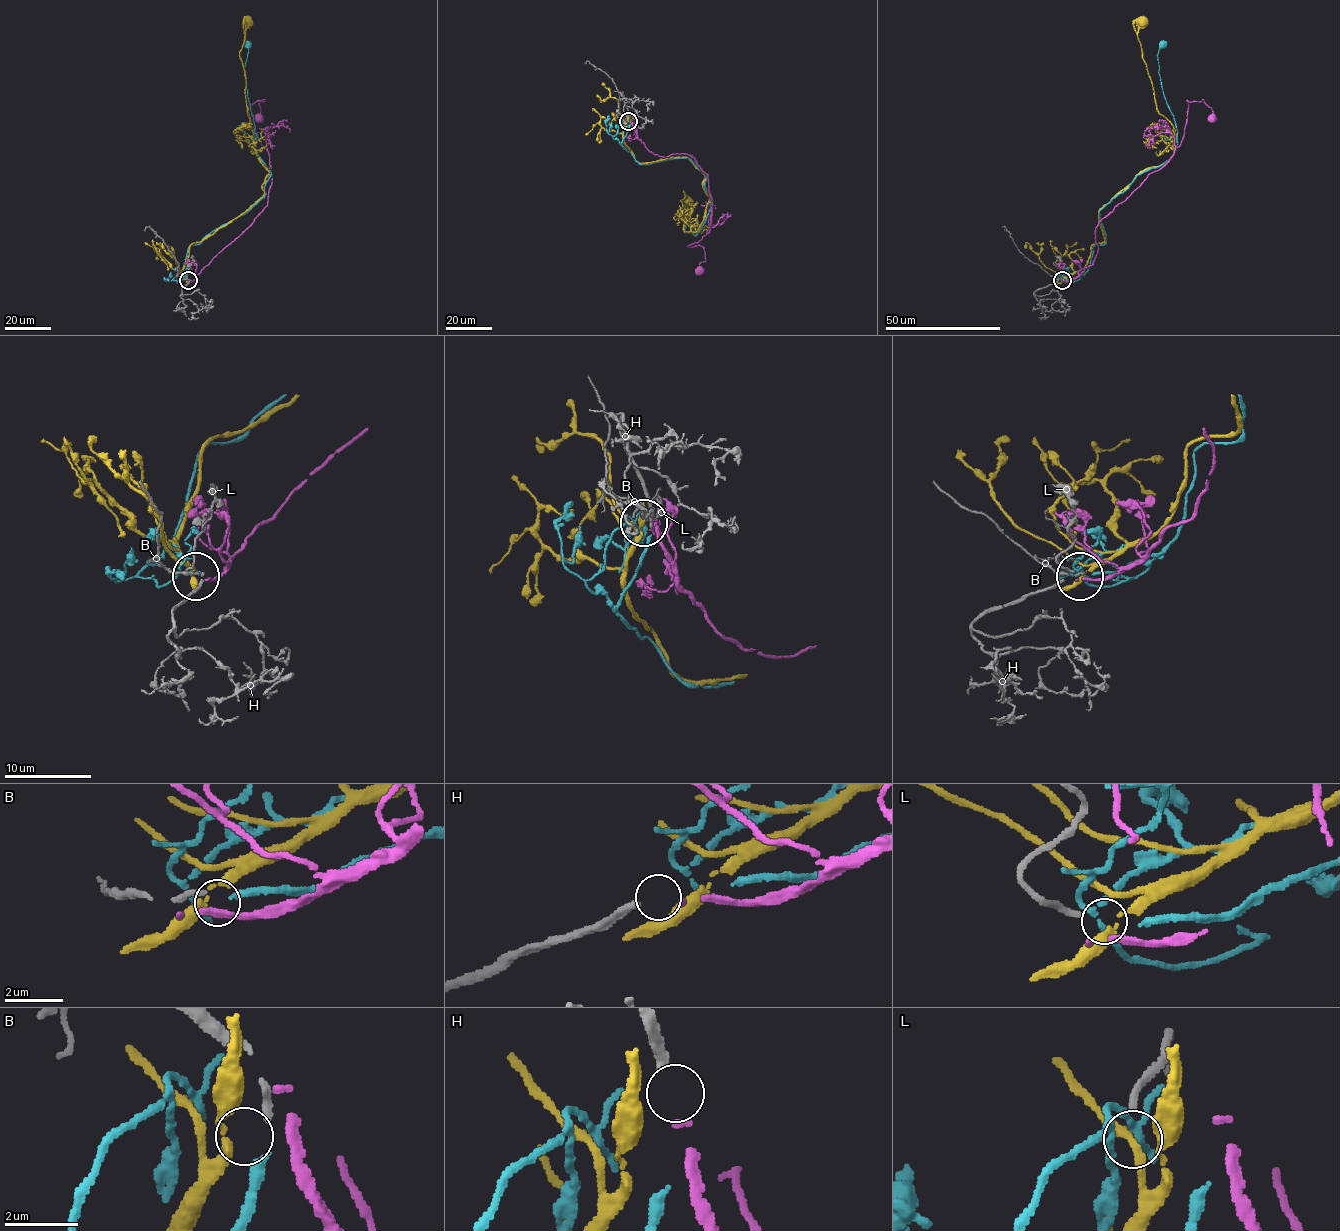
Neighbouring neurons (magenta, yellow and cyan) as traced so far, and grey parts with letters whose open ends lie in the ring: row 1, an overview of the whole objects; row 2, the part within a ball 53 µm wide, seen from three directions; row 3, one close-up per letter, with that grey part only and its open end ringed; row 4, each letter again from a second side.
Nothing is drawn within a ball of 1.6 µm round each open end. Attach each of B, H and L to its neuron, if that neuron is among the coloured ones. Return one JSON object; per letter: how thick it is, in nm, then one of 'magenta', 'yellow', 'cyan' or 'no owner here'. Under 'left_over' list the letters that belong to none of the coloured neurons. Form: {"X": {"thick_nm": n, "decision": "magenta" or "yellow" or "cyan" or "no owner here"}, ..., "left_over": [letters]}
{"B": {"thick_nm": 200, "decision": "no owner here"}, "H": {"thick_nm": 280, "decision": "no owner here"}, "L": {"thick_nm": 200, "decision": "no owner here"}, "left_over": ["B", "H", "L"]}

